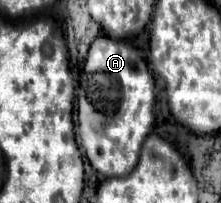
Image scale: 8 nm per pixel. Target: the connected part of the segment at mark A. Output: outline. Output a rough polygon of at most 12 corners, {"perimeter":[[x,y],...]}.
{"perimeter":[[93,40],[77,114],[101,176],[135,168],[155,80],[139,48]]}

